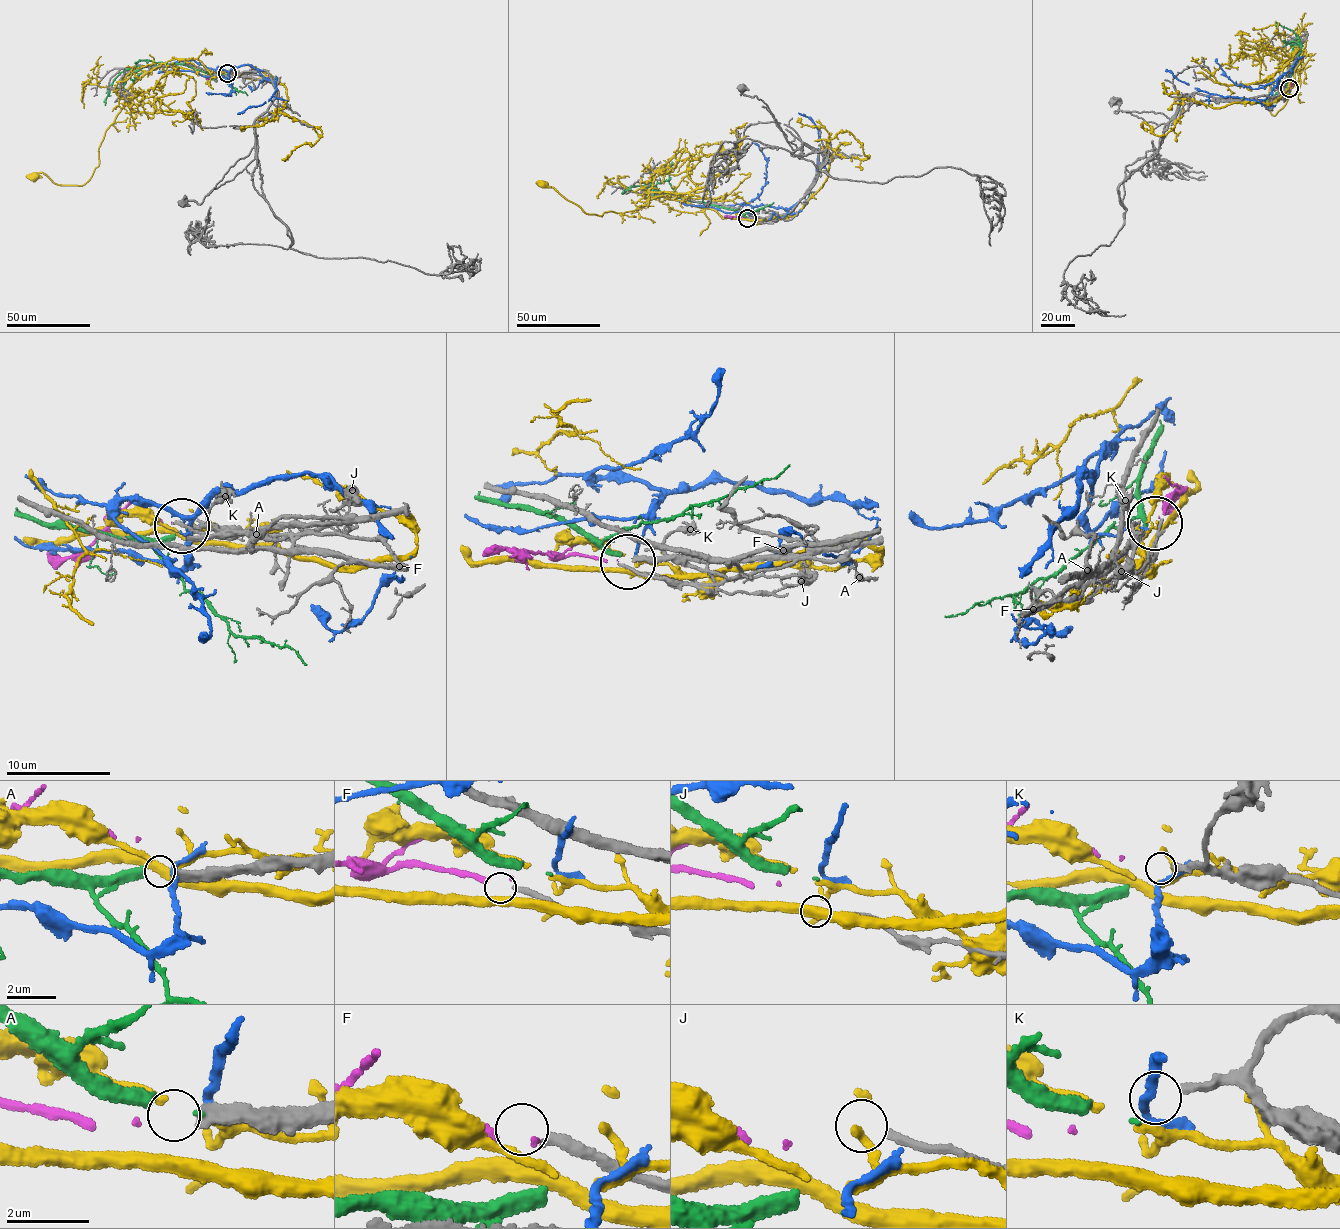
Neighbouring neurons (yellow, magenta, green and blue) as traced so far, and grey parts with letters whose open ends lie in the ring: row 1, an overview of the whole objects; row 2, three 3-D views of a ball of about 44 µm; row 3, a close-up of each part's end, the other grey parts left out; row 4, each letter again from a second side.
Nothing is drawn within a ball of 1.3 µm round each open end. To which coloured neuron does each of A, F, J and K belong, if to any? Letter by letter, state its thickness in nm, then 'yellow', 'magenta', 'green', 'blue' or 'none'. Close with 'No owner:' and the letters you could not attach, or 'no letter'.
A: 360 nm thick; green
F: 240 nm thick; none
J: 200 nm thick; none
K: 200 nm thick; none
No owner: F, J, K

